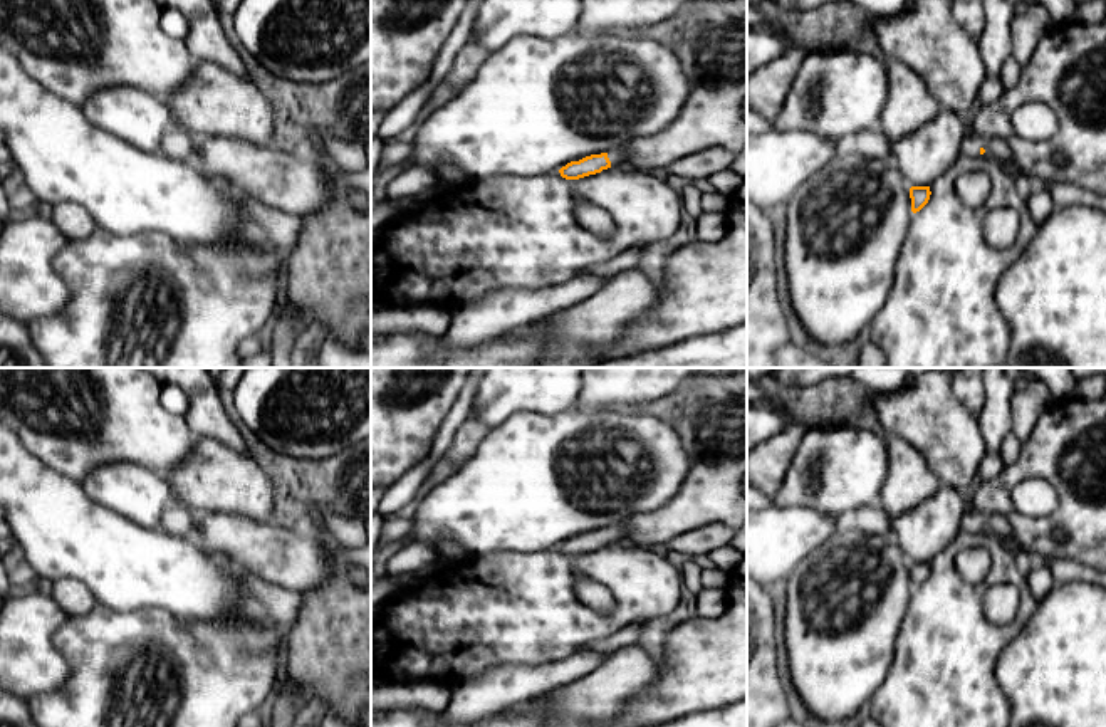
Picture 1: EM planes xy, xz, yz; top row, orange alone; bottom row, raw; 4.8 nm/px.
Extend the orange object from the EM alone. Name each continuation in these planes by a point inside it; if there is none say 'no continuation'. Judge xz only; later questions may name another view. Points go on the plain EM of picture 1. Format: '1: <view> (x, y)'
1: xz (616, 533)

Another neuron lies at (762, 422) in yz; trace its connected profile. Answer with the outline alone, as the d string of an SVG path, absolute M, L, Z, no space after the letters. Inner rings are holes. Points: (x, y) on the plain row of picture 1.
M747 403L747 452L782 431L794 416L782 408Z

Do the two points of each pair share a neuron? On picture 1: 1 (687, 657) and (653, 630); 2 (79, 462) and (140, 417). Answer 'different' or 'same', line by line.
1: different
2: same

